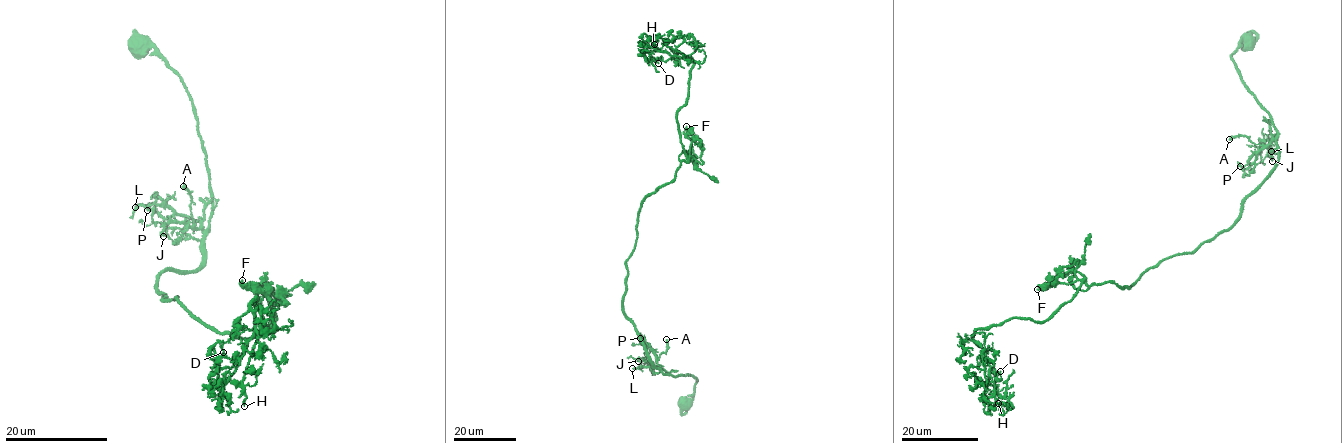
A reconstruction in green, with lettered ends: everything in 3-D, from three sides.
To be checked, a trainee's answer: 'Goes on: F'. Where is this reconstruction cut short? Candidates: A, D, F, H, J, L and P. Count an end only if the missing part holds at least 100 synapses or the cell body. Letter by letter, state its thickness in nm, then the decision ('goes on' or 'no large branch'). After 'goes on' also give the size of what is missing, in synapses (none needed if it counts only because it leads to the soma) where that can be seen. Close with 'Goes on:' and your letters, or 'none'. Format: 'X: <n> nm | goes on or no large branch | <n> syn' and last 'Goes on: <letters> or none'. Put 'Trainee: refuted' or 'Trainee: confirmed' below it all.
A: 280 nm | no large branch
D: 140 nm | no large branch
F: 200 nm | no large branch
H: 160 nm | no large branch
J: 200 nm | no large branch
L: 180 nm | no large branch
P: 140 nm | no large branch
Goes on: none
Trainee: refuted

